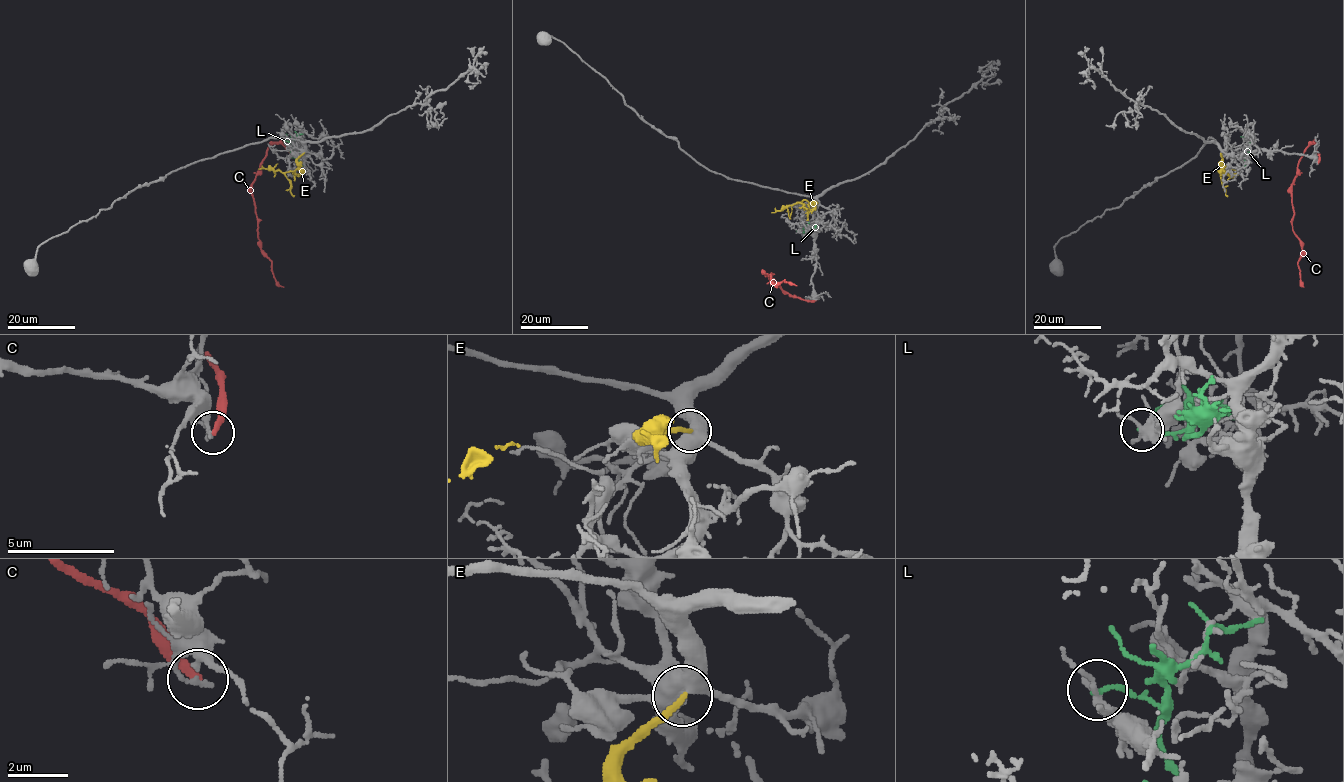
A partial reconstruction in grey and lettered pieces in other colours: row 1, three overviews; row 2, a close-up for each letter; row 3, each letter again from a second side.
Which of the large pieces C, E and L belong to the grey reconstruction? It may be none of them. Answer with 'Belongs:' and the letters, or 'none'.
Belongs: E

